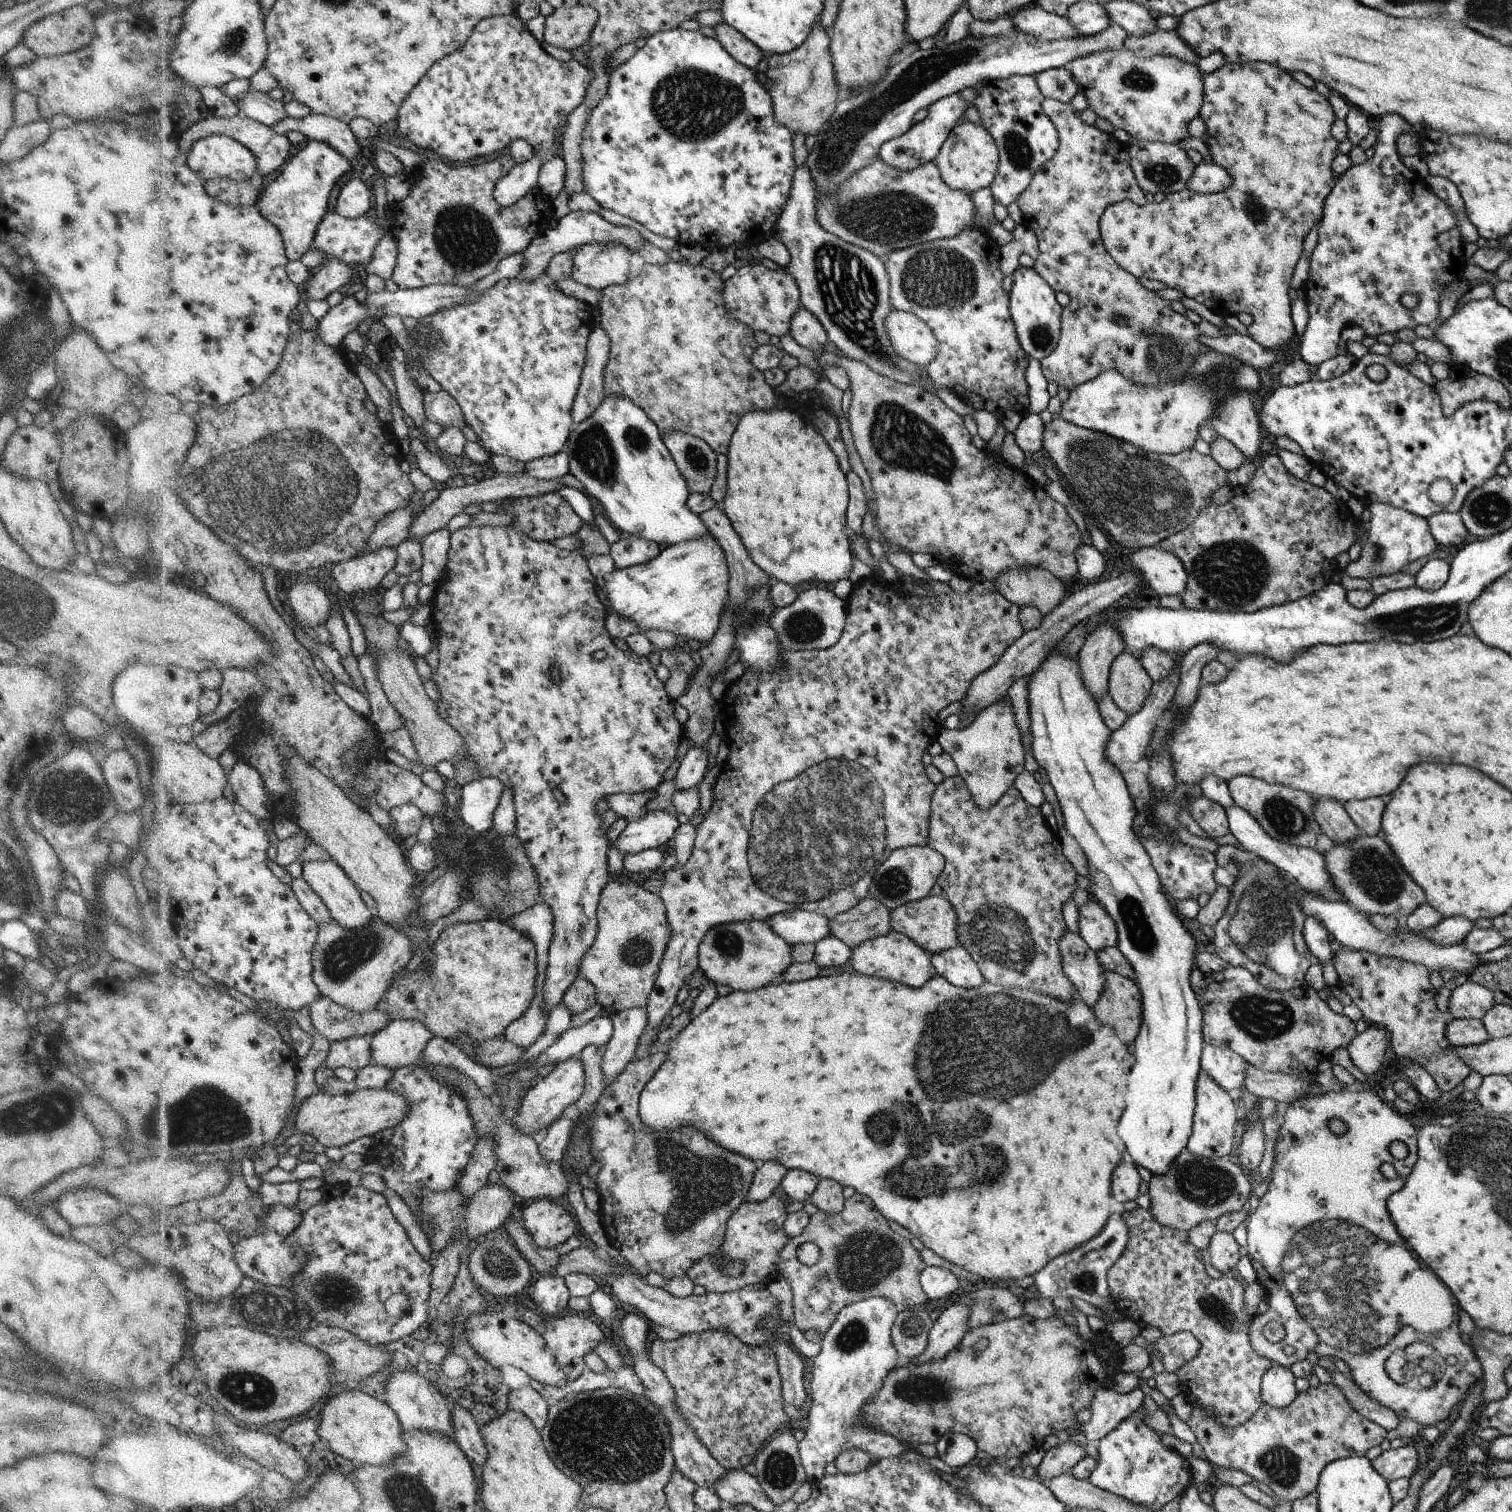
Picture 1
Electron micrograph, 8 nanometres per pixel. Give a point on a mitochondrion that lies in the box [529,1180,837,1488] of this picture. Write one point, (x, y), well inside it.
(618, 1430)

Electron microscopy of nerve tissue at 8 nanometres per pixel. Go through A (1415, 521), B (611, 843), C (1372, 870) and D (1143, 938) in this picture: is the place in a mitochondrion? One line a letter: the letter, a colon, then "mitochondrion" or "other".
A: other
B: other
C: mitochondrion
D: mitochondrion

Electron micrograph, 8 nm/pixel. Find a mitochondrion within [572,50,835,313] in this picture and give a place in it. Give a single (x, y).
(695, 105)

